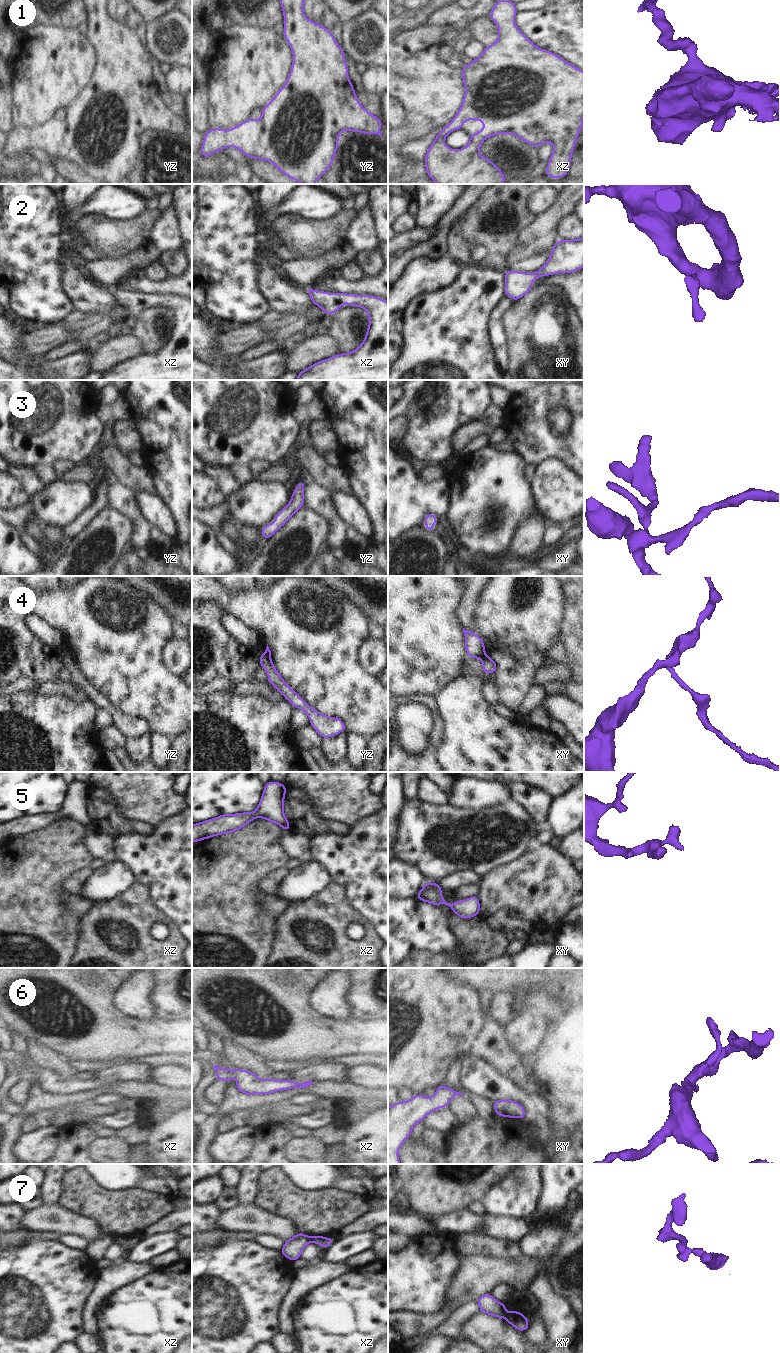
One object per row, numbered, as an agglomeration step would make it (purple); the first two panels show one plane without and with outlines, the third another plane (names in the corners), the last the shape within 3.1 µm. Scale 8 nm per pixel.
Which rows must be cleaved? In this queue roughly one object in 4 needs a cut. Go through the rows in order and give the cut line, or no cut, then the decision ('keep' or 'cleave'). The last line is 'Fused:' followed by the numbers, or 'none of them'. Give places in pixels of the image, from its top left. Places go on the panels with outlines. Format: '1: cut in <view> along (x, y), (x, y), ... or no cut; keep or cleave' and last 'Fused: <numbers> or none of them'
1: no cut; keep
2: no cut; keep
3: no cut; keep
4: cut in xy along (484, 654), (480, 657); cleave
5: no cut; keep
6: no cut; keep
7: cut in xz along (309, 1237), (310, 1241); cleave
Fused: 4, 7

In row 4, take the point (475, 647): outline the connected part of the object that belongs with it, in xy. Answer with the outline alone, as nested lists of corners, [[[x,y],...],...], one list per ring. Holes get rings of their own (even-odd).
[[[463,628],[465,636],[465,648],[467,650],[467,656],[471,659],[476,659],[485,655],[485,644],[482,638],[470,631]]]

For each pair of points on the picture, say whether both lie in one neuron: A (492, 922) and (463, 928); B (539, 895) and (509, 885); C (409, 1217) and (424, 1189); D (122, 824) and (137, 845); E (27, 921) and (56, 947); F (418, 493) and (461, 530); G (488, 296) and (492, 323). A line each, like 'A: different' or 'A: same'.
A: different
B: same
C: different
D: different
E: same
F: different
G: different

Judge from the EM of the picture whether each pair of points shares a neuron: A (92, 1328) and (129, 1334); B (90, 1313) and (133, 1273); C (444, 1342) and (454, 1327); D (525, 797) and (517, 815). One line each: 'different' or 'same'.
A: different
B: same
C: different
D: different

